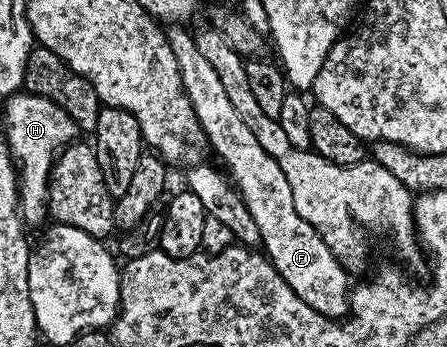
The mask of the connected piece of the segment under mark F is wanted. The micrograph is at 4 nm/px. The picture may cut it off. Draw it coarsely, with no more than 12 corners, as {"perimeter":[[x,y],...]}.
{"perimeter":[[184,26],[167,31],[202,136],[264,254],[315,313],[351,311],[346,268]]}

